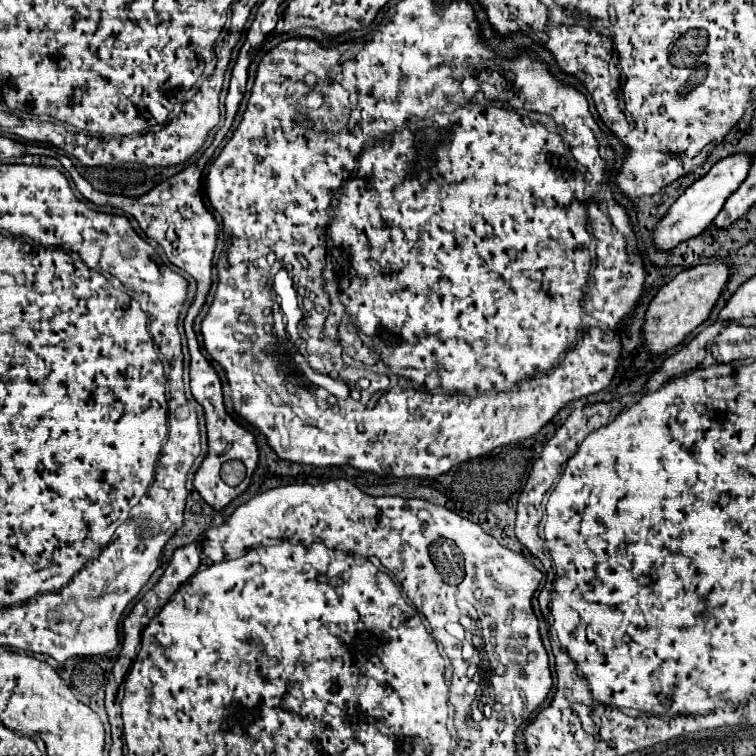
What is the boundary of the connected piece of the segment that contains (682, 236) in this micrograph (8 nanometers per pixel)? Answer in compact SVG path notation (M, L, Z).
M734 153L734 155L728 155L728 157L720 159L716 165L712 165L712 169L704 177L700 177L696 183L692 183L678 197L678 201L670 207L666 217L656 225L656 229L654 229L656 247L662 249L662 251L668 251L668 249L676 247L678 243L688 241L690 237L696 237L698 233L702 233L702 229L706 229L714 221L714 217L720 213L726 199L748 177L750 167L752 167L752 155L750 153Z

